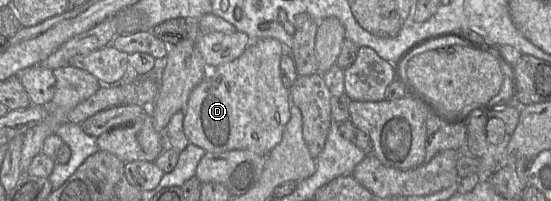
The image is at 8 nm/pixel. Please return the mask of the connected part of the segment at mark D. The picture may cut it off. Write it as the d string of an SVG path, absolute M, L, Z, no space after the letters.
M275 38L250 40L250 45L240 57L216 67L215 72L205 77L191 92L184 109L183 128L190 143L206 152L248 150L268 156L283 137L284 128L291 118L289 89L282 83L280 61L282 44Z

